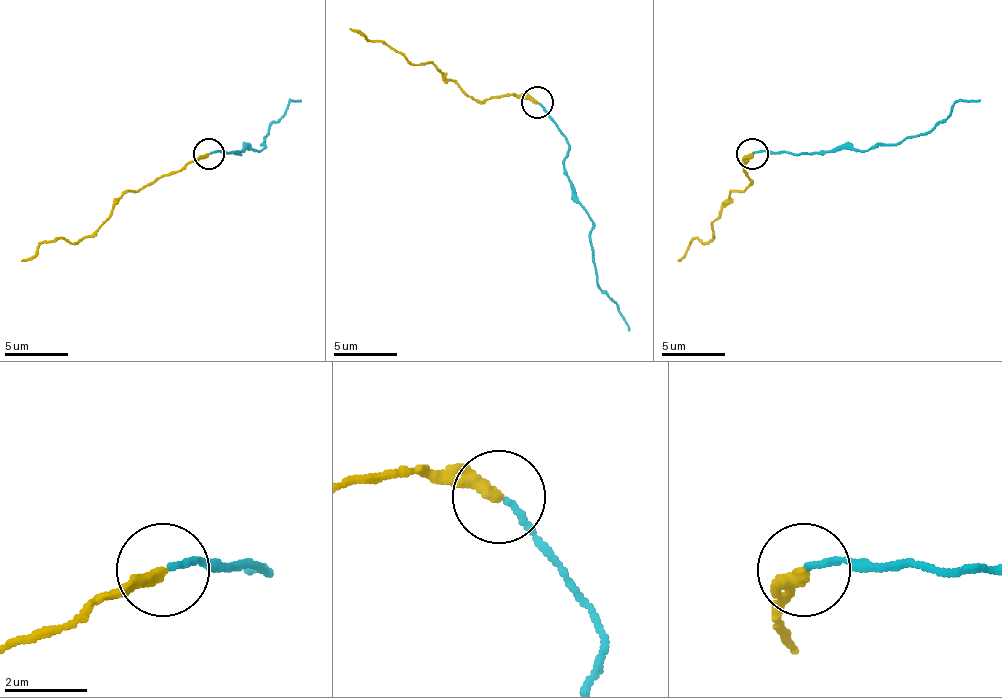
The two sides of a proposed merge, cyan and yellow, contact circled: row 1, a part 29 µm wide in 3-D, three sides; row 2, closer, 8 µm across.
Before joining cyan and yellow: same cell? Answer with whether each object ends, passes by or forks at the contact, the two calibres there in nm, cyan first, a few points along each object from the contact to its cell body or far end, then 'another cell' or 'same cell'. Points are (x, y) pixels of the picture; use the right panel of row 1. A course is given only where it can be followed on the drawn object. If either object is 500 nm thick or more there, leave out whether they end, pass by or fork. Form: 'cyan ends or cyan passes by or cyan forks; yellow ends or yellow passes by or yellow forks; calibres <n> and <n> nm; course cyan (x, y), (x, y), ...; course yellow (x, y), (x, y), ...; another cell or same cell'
cyan ends; yellow ends; calibres 120 and 280 nm; course cyan (753, 154), (825, 154), (847, 148), (869, 151), (935, 129), (957, 101), (980, 101); course yellow (753, 154), (743, 170), (749, 183), (724, 202), (712, 224), (715, 236), (705, 243), (693, 239), (677, 261); another cell

